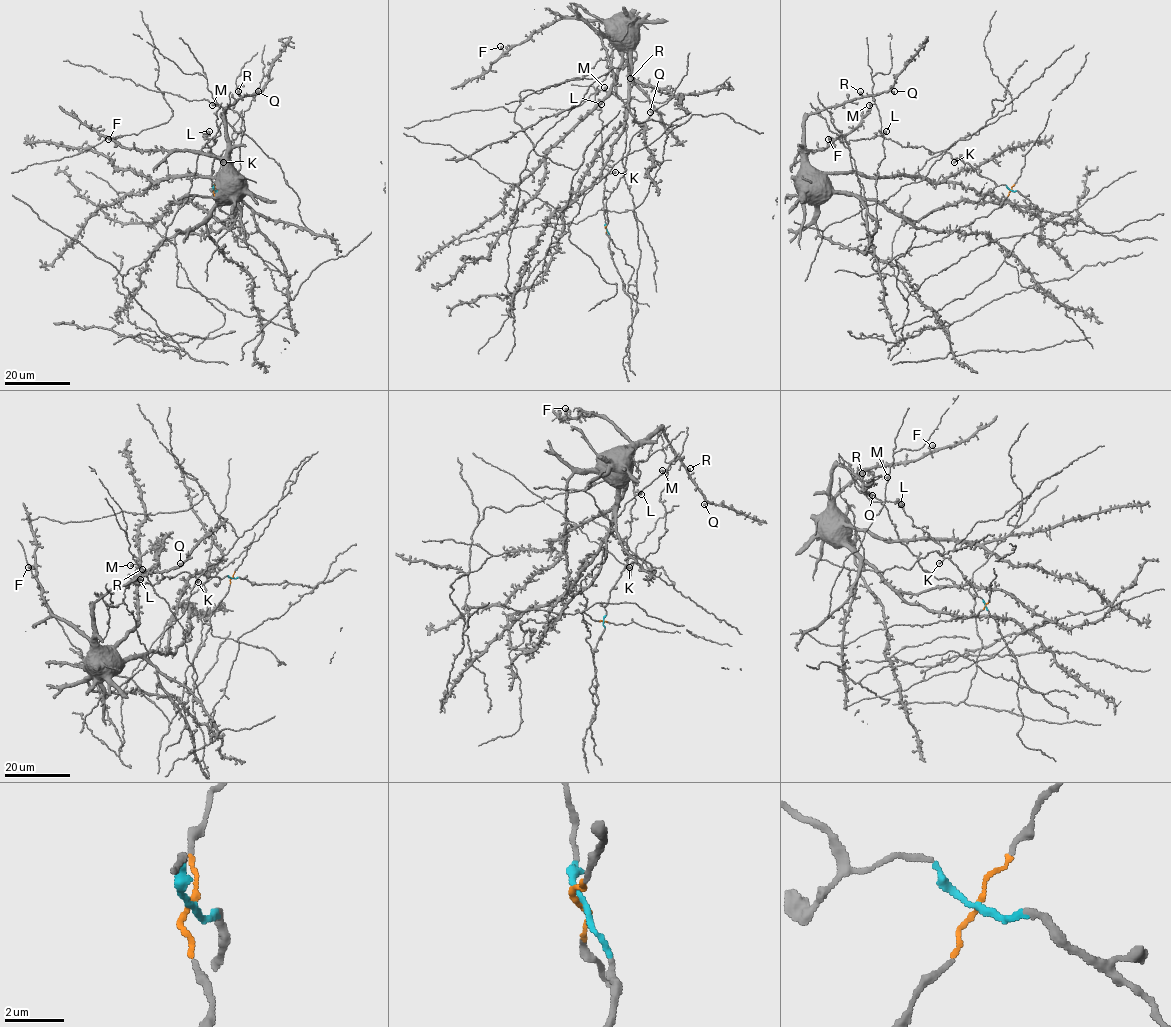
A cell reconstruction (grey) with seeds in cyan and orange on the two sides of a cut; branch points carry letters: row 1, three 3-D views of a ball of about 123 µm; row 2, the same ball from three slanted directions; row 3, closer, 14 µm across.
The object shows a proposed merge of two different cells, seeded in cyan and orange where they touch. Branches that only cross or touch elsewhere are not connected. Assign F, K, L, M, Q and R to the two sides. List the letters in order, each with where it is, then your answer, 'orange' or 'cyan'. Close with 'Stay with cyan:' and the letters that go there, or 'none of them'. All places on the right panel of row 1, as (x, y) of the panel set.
F: at (828, 139); orange
K: at (954, 162); cyan
L: at (886, 131); cyan
M: at (869, 105); orange
Q: at (894, 91); orange
R: at (860, 91); orange
Stay with cyan: K, L

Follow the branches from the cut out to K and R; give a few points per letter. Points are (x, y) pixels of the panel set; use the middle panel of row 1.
K: (606, 228), (604, 182), (606, 175), (615, 171)
R: (606, 228), (606, 199), (631, 138), (676, 97), (632, 75), (632, 40), (619, 23), (630, 78)

